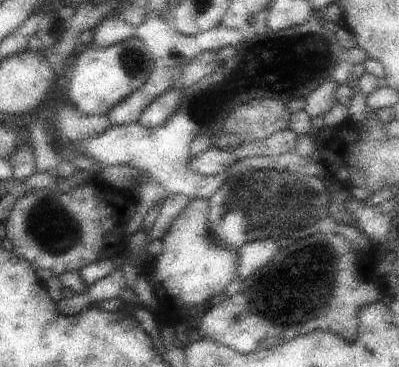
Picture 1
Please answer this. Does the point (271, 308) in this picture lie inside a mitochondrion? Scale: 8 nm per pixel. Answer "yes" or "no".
yes

